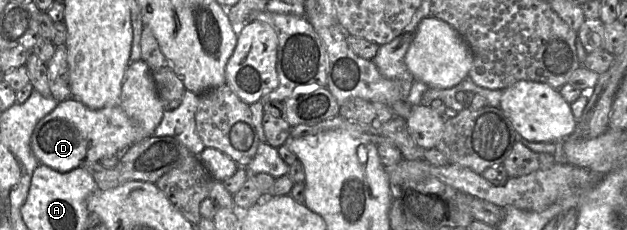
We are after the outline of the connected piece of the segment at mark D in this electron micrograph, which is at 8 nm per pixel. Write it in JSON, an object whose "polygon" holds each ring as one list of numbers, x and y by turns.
{"polygon":[[69,98,57,106,36,125,31,136,31,151,40,164,59,172,83,168,104,157,120,155,138,140,138,130,120,105,90,109]]}

